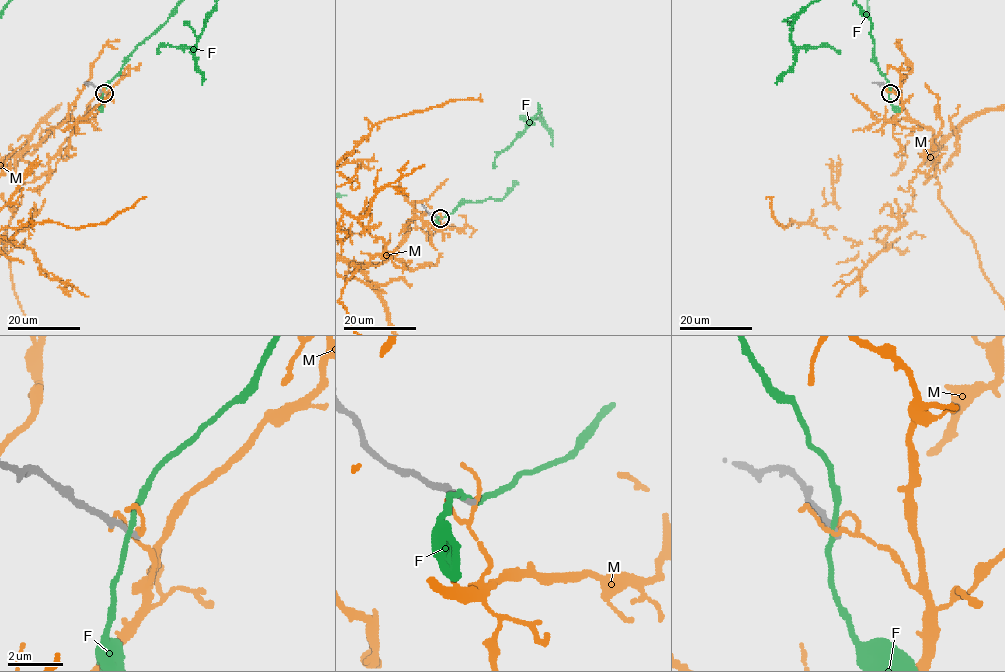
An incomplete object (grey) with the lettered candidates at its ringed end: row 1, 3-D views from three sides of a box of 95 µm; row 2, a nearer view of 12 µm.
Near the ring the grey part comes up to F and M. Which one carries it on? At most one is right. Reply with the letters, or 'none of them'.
none of them

